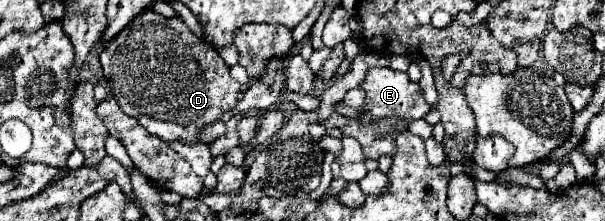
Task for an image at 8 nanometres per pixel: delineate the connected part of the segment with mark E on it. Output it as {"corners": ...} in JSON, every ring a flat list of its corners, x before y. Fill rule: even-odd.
{"corners":[[372,68,366,74,366,80,362,84,362,88,366,90,366,100,362,106,362,114,366,122,356,122,356,120,348,120,348,118,328,118,326,122,322,122,326,128,340,128,346,136,356,138,362,144,364,156,378,160,384,154,390,154,394,150,394,140,398,132,404,130,406,122,410,118,422,118,424,114,430,112,428,102,424,100,424,92,420,88,418,82,408,80,408,76,404,72,394,72,392,68]]}

